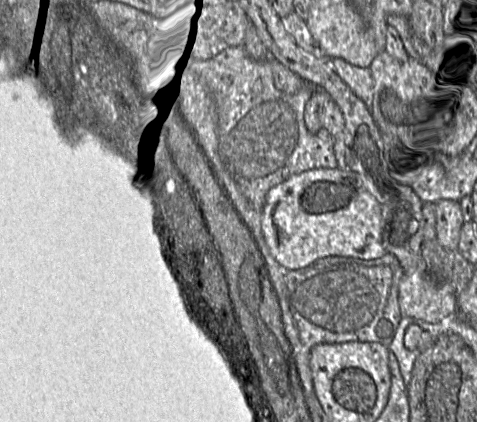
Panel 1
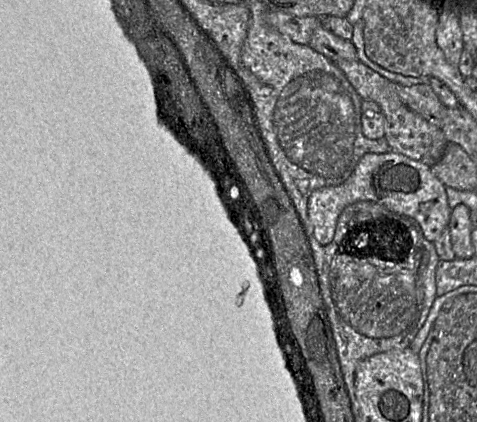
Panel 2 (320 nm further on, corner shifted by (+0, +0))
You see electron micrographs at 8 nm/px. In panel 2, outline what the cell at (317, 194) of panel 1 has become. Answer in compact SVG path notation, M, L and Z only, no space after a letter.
M390 151L365 154L345 182L318 189L310 195L308 218L315 239L321 245L332 242L340 214L348 205L359 201L376 202L396 215L412 218L431 242L436 241L449 227L452 209L448 204L446 186L432 173L430 166Z

